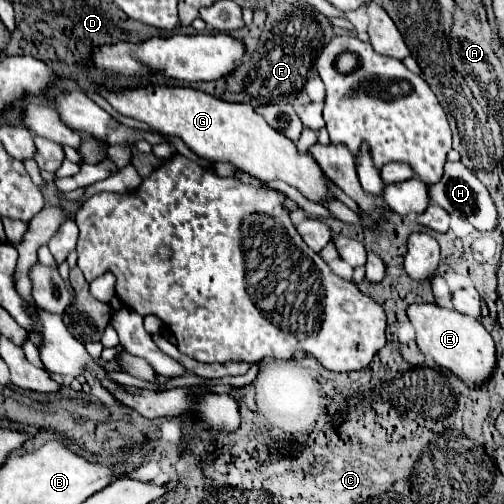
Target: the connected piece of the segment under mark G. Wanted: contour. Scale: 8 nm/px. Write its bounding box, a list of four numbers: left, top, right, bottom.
[98,85,330,201]

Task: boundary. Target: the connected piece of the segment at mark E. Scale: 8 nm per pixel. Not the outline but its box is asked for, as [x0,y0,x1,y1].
[408,303,496,387]

